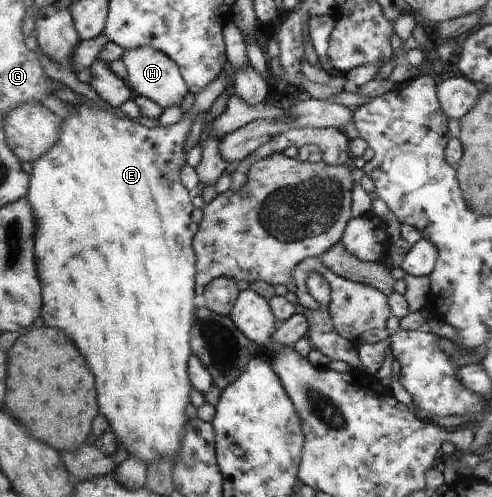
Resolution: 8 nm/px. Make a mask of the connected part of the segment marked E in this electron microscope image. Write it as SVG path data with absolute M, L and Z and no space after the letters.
M228 63L225 69L211 82L210 86L203 88L202 92L195 94L194 105L190 112L183 115L181 121L174 126L166 128L148 128L135 123L132 119L119 119L110 111L102 110L93 103L92 108L78 105L79 112L73 118L63 121L61 136L57 144L37 161L33 162L32 173L29 175L29 194L26 200L34 205L34 219L36 219L36 237L34 239L35 263L38 278L42 285L42 319L45 326L55 328L64 333L70 333L74 341L78 341L78 349L90 357L90 369L96 375L96 389L98 389L98 407L100 413L112 423L113 433L121 443L128 447L153 447L154 453L178 453L181 442L185 437L186 425L189 418L186 409L190 405L190 391L192 389L188 376L188 363L192 355L190 341L191 330L196 320L199 309L194 301L195 276L197 275L196 257L193 251L192 239L197 231L197 224L191 219L194 209L192 195L181 183L180 173L184 165L193 160L184 151L184 142L190 132L193 120L201 113L208 112L216 99L232 85L233 67Z

